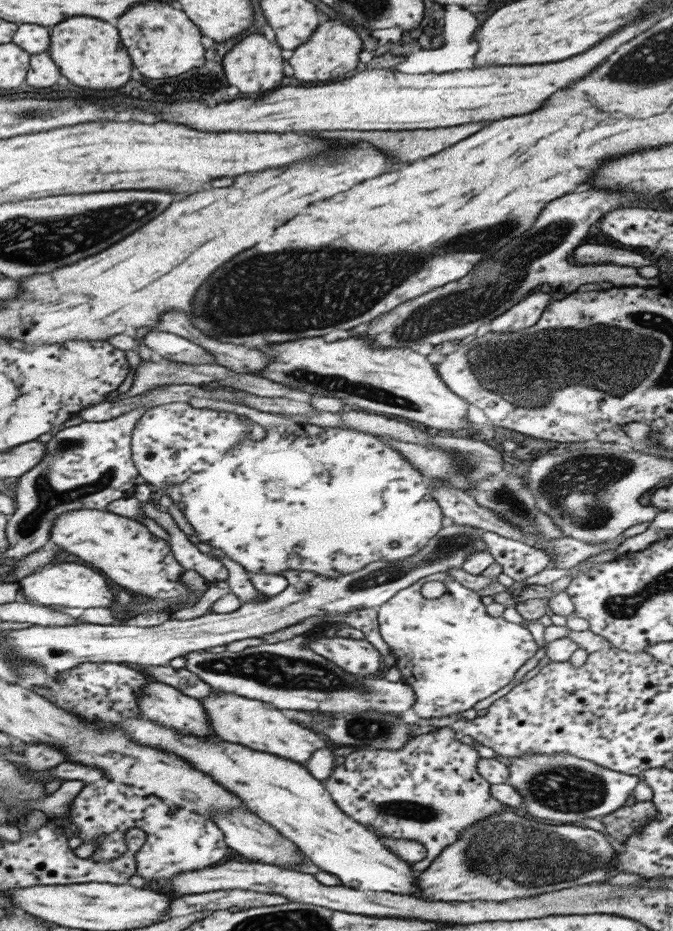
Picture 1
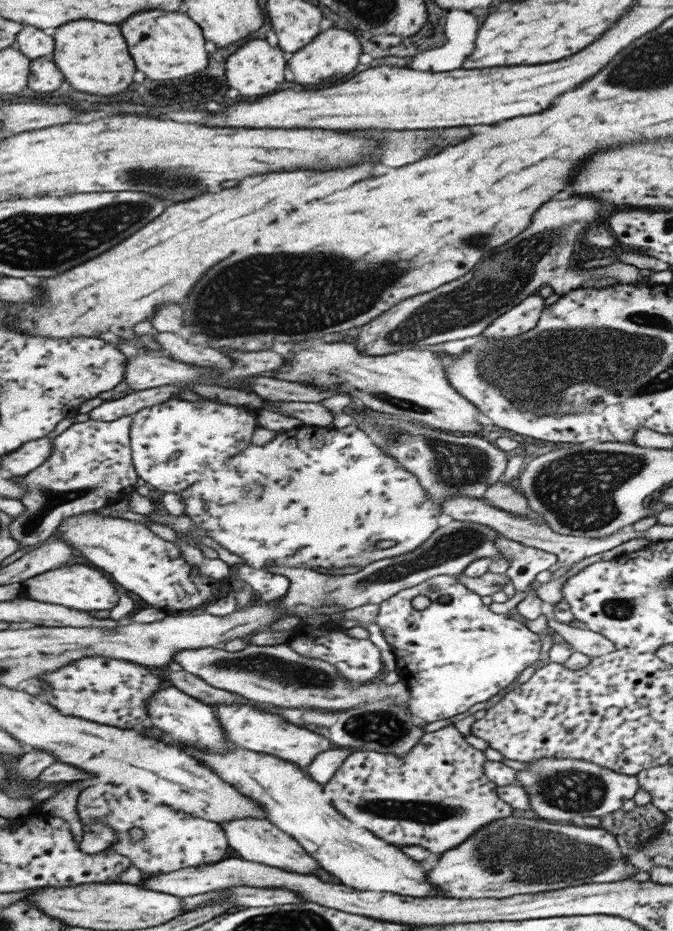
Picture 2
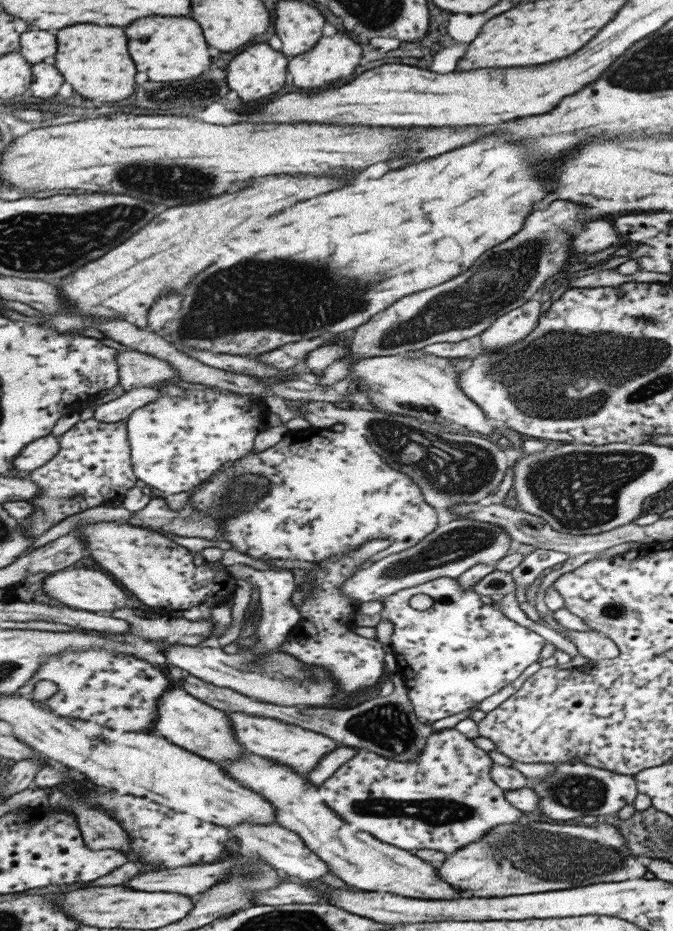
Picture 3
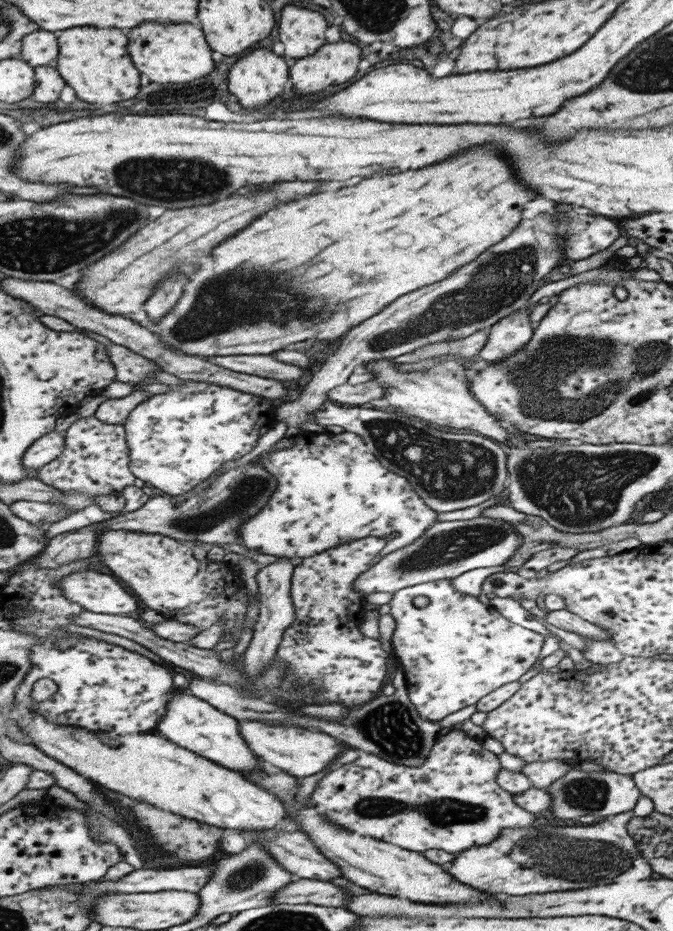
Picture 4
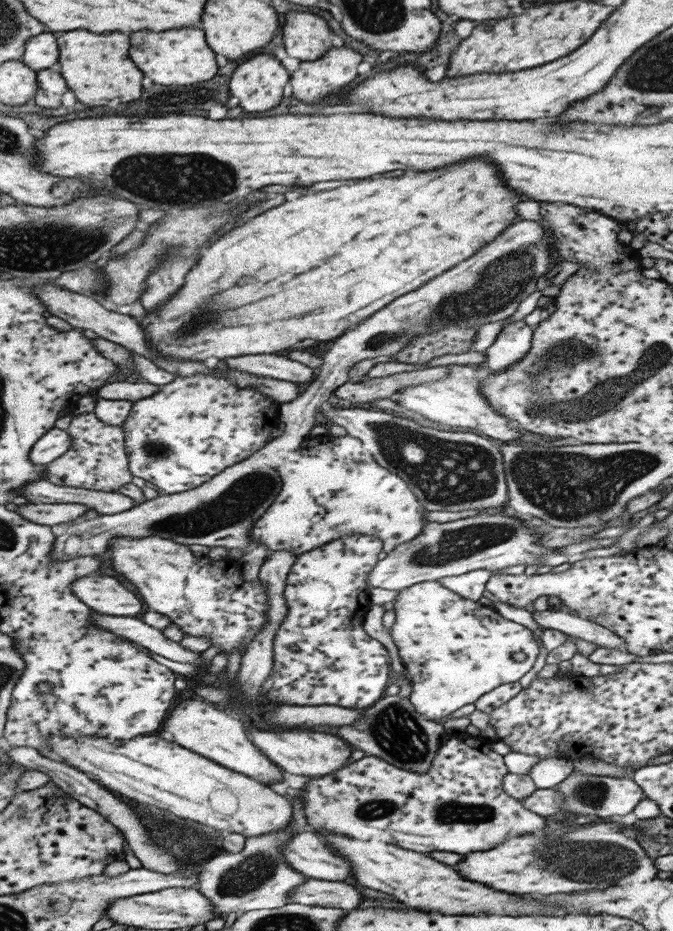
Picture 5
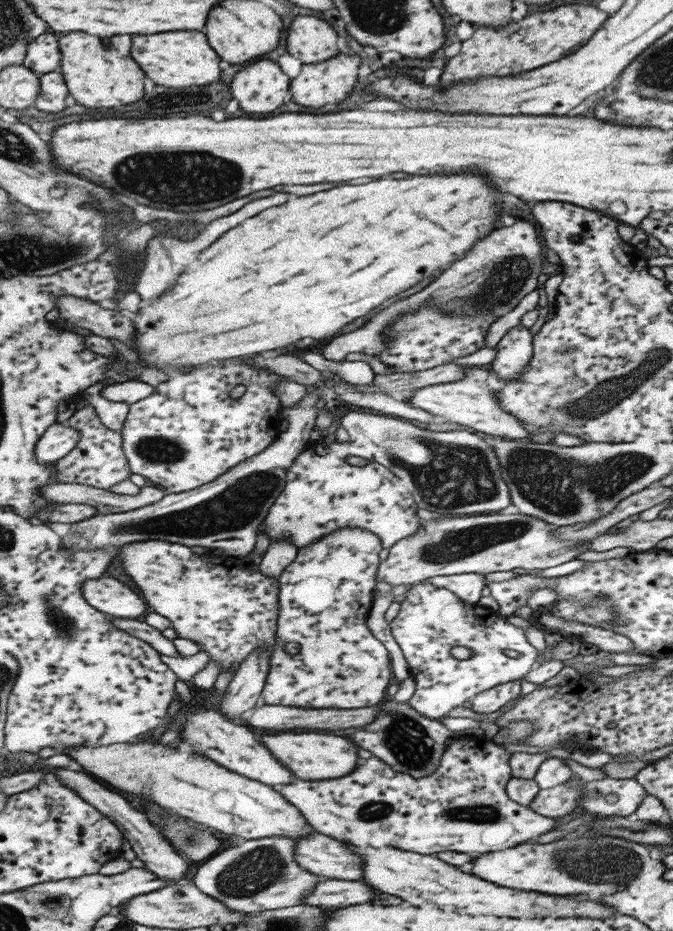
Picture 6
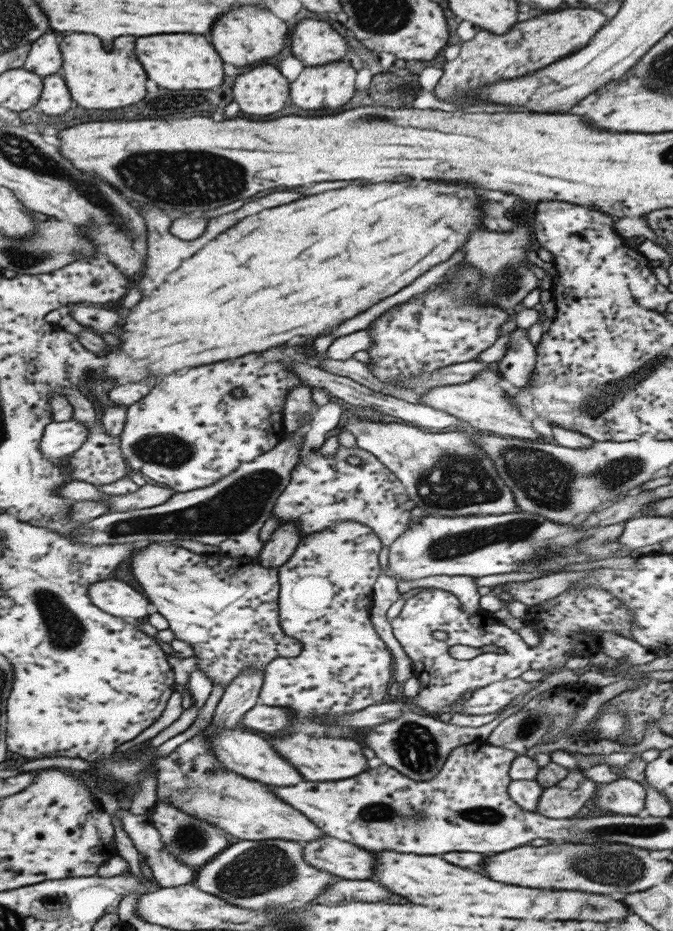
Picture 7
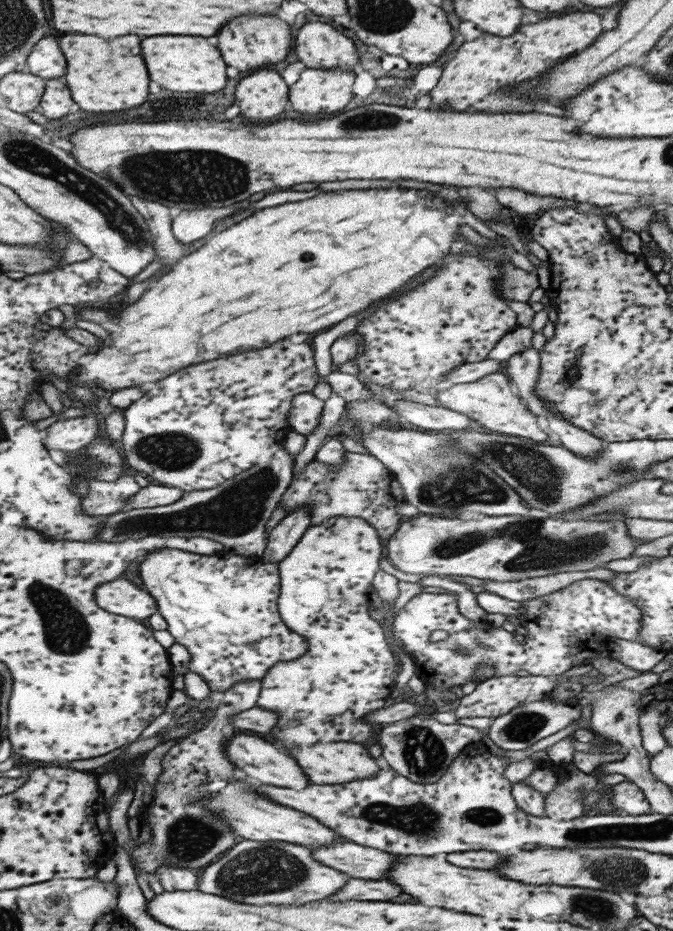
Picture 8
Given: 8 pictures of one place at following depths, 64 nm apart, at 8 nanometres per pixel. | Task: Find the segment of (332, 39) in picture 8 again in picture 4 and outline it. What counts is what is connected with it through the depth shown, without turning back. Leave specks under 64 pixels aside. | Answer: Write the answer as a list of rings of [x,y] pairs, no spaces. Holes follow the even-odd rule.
[[[289,4],[279,14],[278,40],[283,45],[283,58],[311,56],[325,44],[327,23],[317,11]]]

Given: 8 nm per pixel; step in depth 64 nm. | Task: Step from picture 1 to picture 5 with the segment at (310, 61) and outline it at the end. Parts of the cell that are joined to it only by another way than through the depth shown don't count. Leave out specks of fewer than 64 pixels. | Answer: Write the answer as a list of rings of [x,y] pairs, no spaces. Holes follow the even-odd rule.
[[[331,46],[321,58],[311,62],[299,62],[297,70],[290,74],[289,84],[292,86],[292,94],[303,104],[319,104],[327,96],[335,96],[343,92],[340,88],[347,88],[357,74],[357,64],[361,62],[361,56],[350,46]]]

